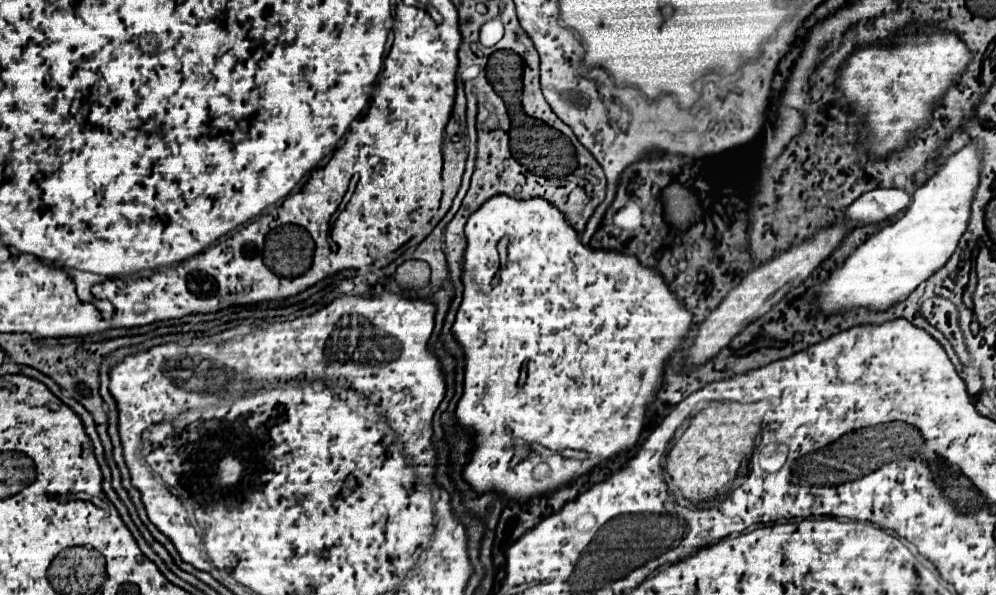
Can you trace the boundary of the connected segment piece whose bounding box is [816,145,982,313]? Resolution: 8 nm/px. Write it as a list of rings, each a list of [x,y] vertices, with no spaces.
[[[966,145],[954,153],[934,177],[914,191],[912,203],[902,219],[882,227],[830,275],[816,295],[820,297],[820,309],[824,313],[836,313],[842,307],[888,309],[906,299],[922,281],[936,273],[950,259],[966,231],[980,165],[980,151],[976,145]]]

